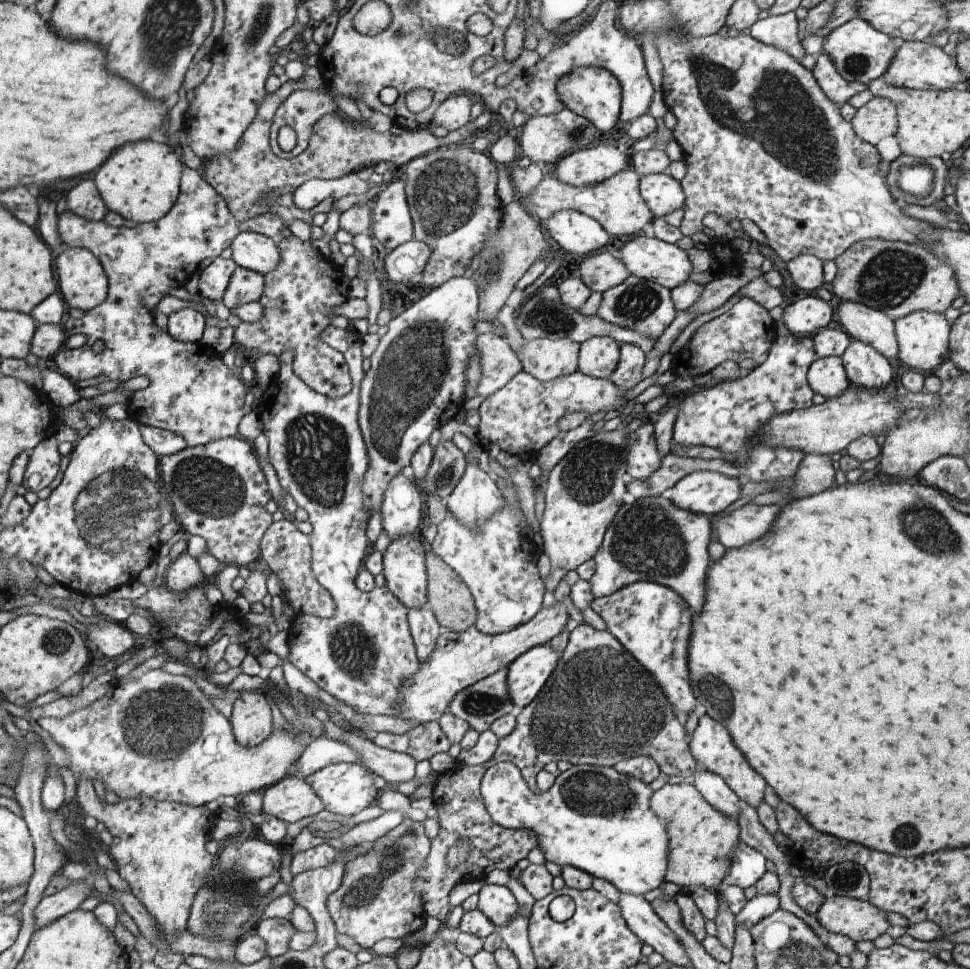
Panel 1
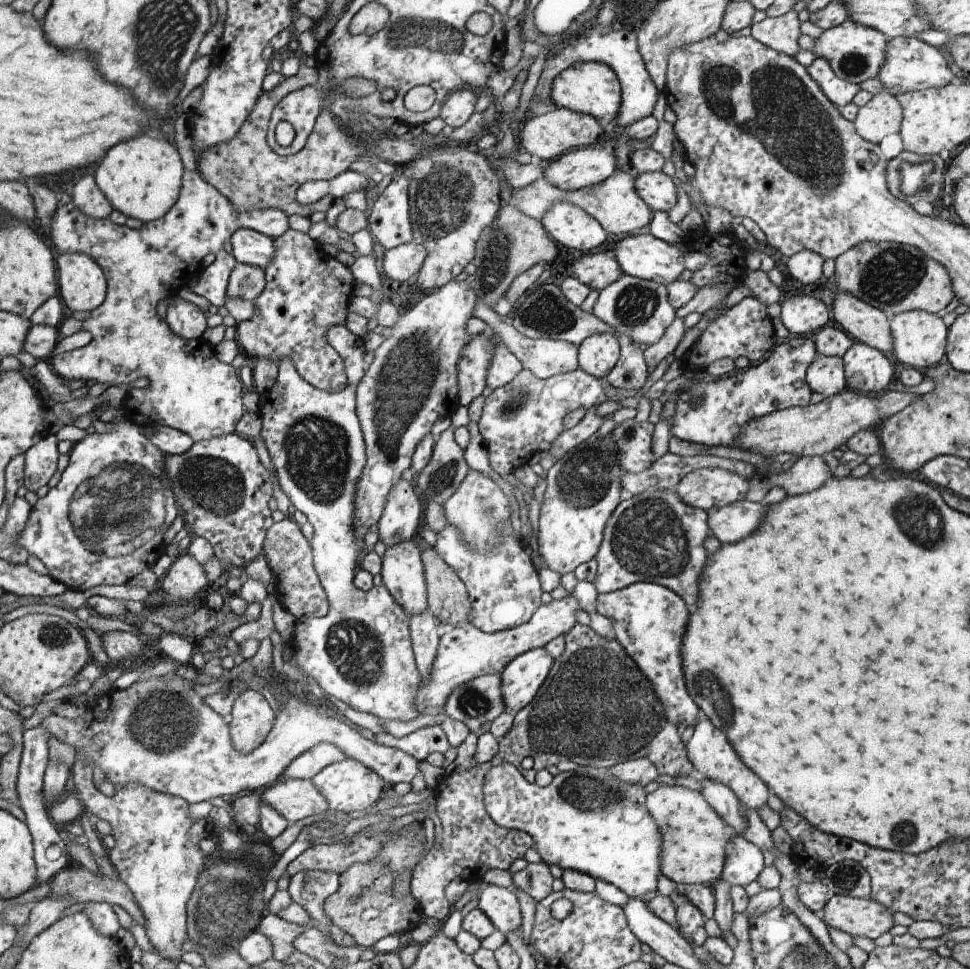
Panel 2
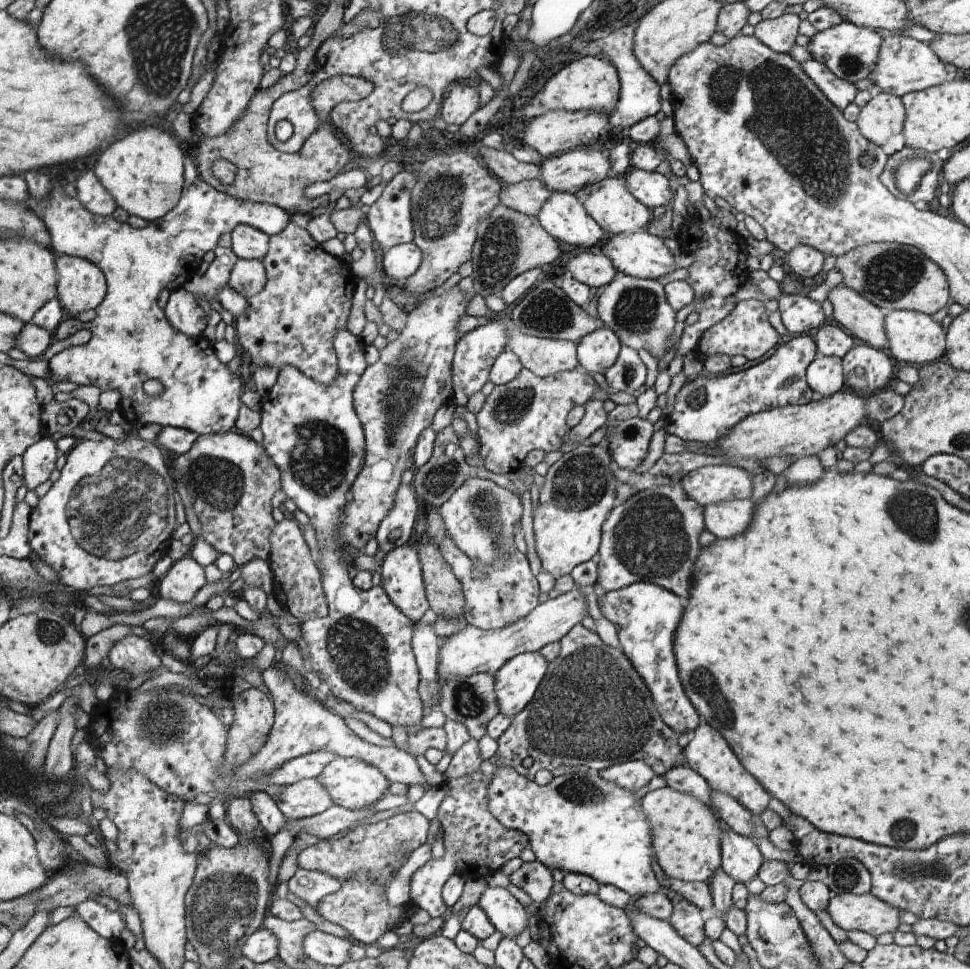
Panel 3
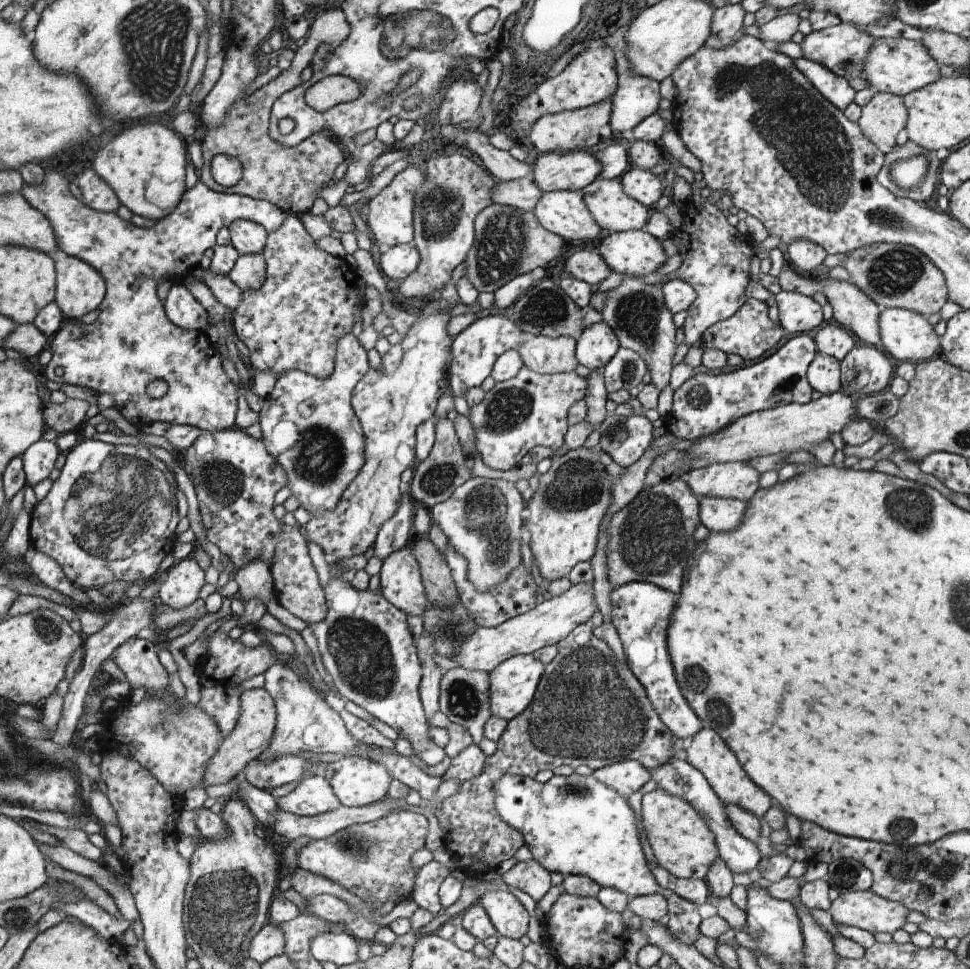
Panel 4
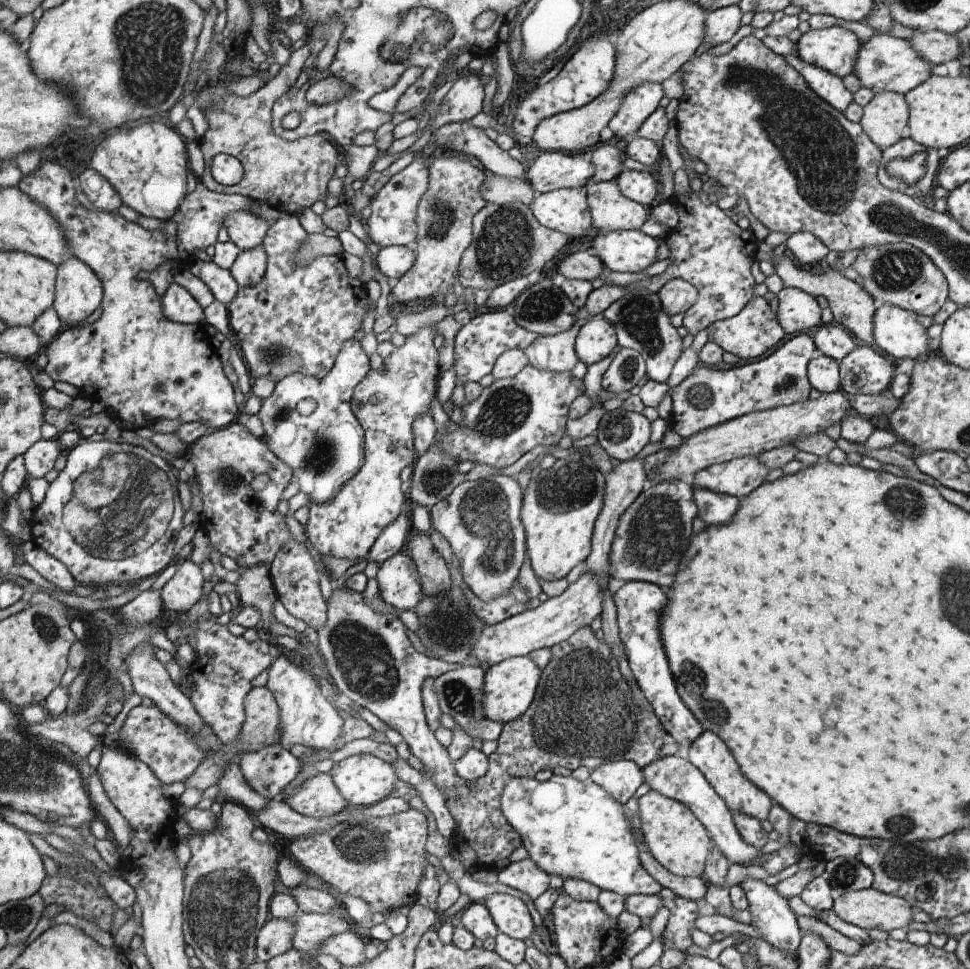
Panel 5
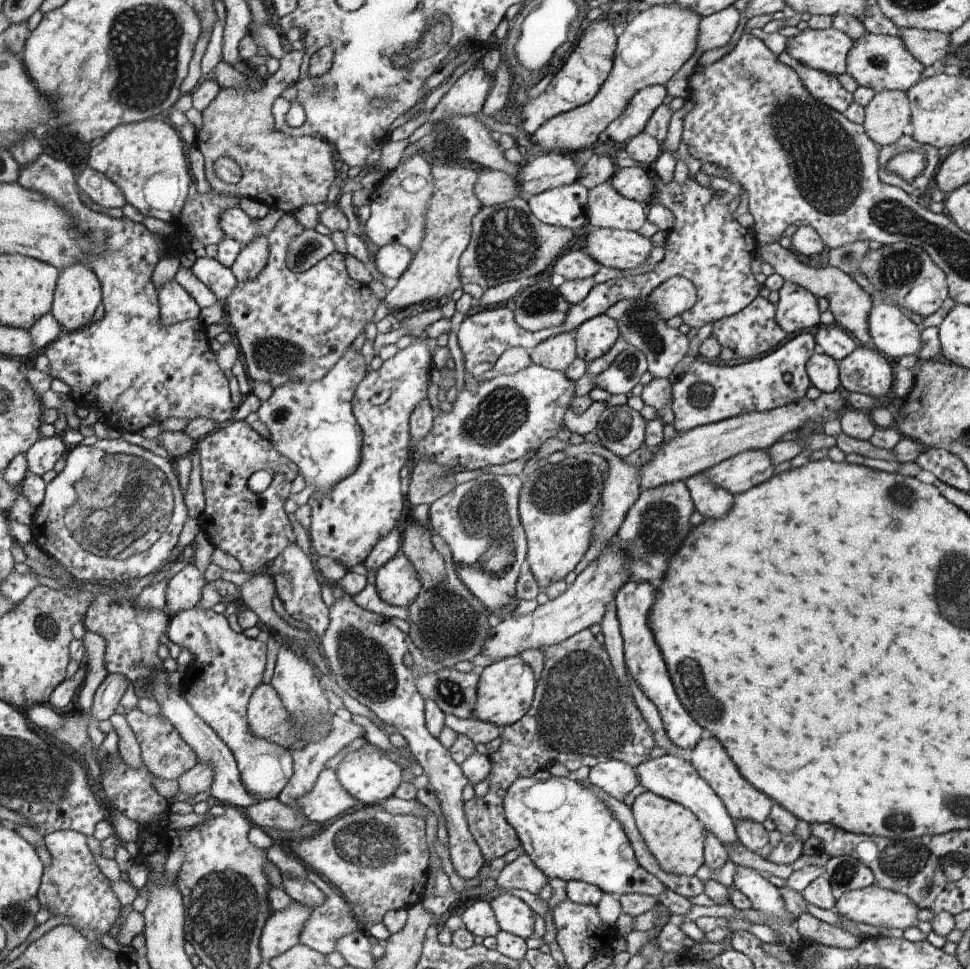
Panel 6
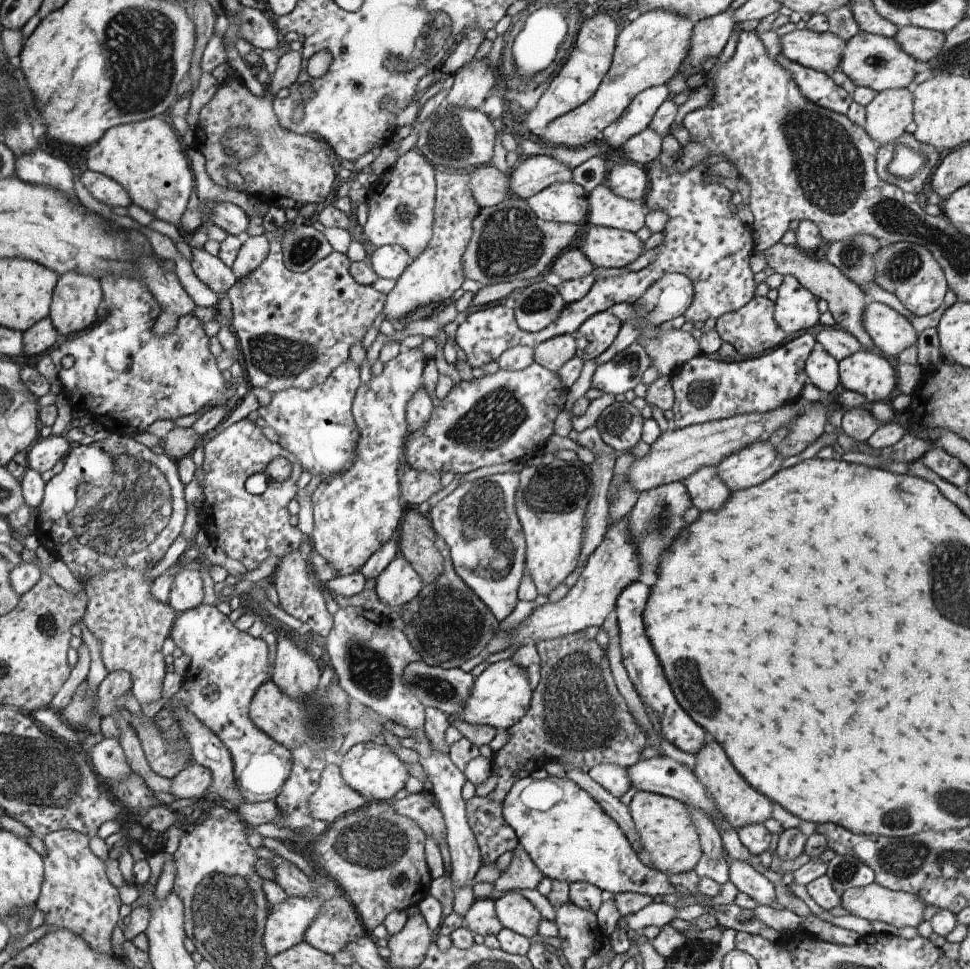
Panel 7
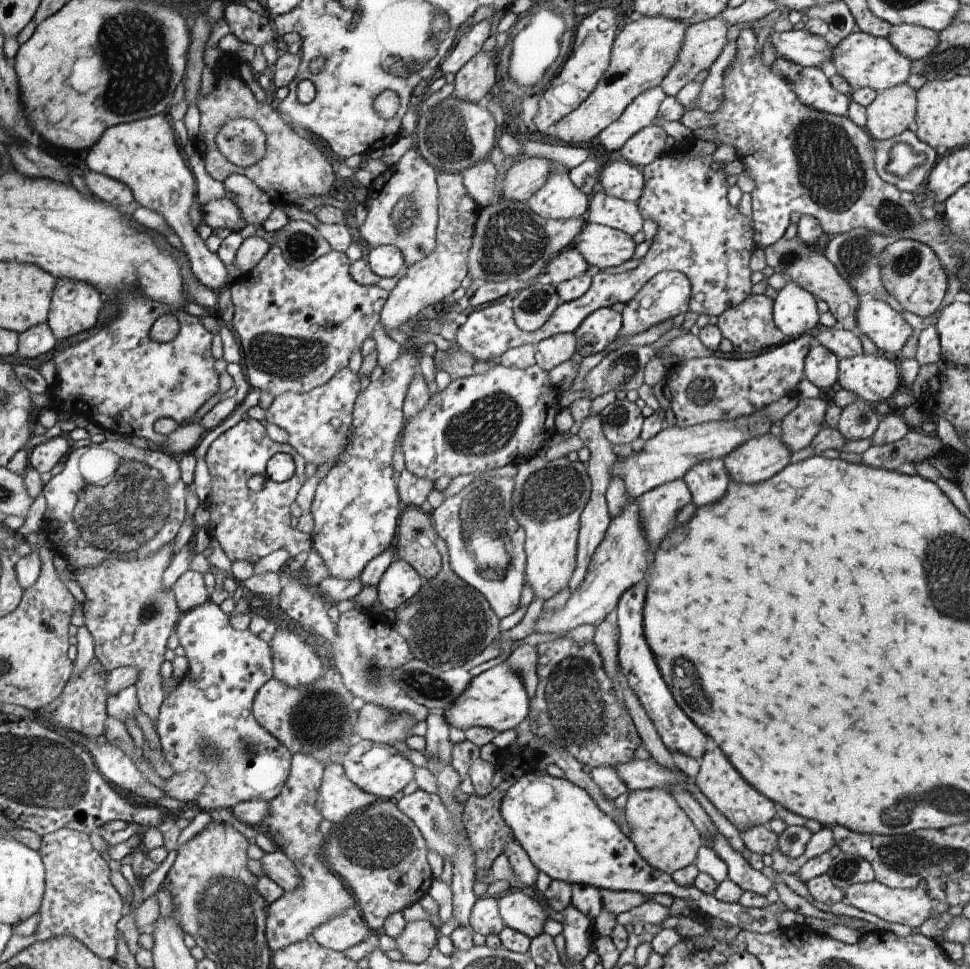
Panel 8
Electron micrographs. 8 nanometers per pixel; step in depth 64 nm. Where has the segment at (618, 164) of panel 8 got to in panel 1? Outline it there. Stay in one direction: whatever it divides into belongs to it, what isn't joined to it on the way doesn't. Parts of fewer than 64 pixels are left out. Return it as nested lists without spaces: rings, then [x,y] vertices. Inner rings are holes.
[[[664,173],[643,176],[641,194],[655,218],[664,218],[665,215],[685,206],[686,202],[681,182]]]

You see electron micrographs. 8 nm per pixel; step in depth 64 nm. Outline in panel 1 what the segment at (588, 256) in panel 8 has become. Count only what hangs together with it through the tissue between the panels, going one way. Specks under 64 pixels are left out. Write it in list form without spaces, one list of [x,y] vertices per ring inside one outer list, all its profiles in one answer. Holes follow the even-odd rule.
[[[649,232],[639,235],[638,238],[628,240],[619,249],[616,255],[624,262],[624,266],[628,268],[630,275],[653,281],[668,288],[668,290],[689,281],[692,264],[688,260],[686,252],[680,250],[677,245],[655,238]]]

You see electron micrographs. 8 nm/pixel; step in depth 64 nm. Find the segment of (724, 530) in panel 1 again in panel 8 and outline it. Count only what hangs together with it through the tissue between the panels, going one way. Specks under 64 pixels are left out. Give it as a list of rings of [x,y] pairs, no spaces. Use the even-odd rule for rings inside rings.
[[[722,457],[699,462],[683,478],[692,491],[697,507],[720,501],[726,492],[729,479]]]

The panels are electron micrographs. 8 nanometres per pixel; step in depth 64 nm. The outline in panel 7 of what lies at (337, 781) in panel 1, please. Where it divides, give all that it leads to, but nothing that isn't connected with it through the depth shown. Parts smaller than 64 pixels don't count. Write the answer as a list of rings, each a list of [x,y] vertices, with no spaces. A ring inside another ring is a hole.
[[[374,741],[354,745],[341,759],[341,775],[354,790],[369,798],[369,803],[377,800],[391,802],[394,796],[404,788],[408,780],[408,763],[394,754],[388,745],[379,745]]]

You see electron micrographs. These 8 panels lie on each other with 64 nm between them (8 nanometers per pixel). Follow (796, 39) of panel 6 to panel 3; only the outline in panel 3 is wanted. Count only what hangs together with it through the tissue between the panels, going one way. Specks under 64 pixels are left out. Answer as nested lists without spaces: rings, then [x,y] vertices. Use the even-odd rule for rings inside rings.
[[[844,20],[838,26],[812,36],[806,49],[812,54],[812,59],[824,62],[837,78],[856,84],[872,74],[884,39],[876,29],[858,27]]]

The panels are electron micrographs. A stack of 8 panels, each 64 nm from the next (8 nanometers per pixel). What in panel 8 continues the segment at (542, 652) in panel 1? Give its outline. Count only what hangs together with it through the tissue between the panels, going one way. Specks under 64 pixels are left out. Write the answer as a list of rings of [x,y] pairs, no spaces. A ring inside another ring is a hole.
[[[504,662],[472,677],[459,697],[447,706],[445,712],[441,712],[450,727],[463,731],[472,727],[488,727],[500,733],[510,728],[516,730],[529,716],[529,703],[530,698],[522,678]]]

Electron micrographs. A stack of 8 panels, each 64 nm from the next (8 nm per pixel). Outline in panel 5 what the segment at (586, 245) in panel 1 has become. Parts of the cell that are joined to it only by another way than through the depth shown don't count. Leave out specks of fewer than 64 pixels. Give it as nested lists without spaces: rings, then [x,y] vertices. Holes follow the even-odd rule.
[[[584,187],[563,188],[538,194],[529,204],[530,210],[542,226],[581,238],[593,226],[588,190]]]

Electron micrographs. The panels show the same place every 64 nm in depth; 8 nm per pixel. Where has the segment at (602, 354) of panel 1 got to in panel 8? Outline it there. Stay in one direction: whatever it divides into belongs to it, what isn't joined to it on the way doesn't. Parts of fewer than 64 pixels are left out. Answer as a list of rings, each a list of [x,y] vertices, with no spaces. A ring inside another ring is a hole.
[[[602,307],[586,317],[575,330],[577,352],[583,357],[602,352],[616,340],[624,325],[624,316],[612,307]]]

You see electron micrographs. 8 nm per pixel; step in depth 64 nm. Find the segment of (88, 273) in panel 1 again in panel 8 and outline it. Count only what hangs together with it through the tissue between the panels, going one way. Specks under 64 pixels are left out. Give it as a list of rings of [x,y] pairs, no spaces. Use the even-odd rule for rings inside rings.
[[[58,279],[48,326],[58,340],[70,338],[94,327],[104,305],[104,298],[96,287],[74,279]]]

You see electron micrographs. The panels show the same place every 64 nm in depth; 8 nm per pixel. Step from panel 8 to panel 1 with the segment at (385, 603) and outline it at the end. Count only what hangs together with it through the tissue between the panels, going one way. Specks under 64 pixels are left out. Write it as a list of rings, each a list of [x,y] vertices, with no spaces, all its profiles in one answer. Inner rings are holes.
[[[412,534],[392,540],[383,553],[385,592],[396,596],[410,608],[422,608],[426,603],[426,566],[424,544]]]

